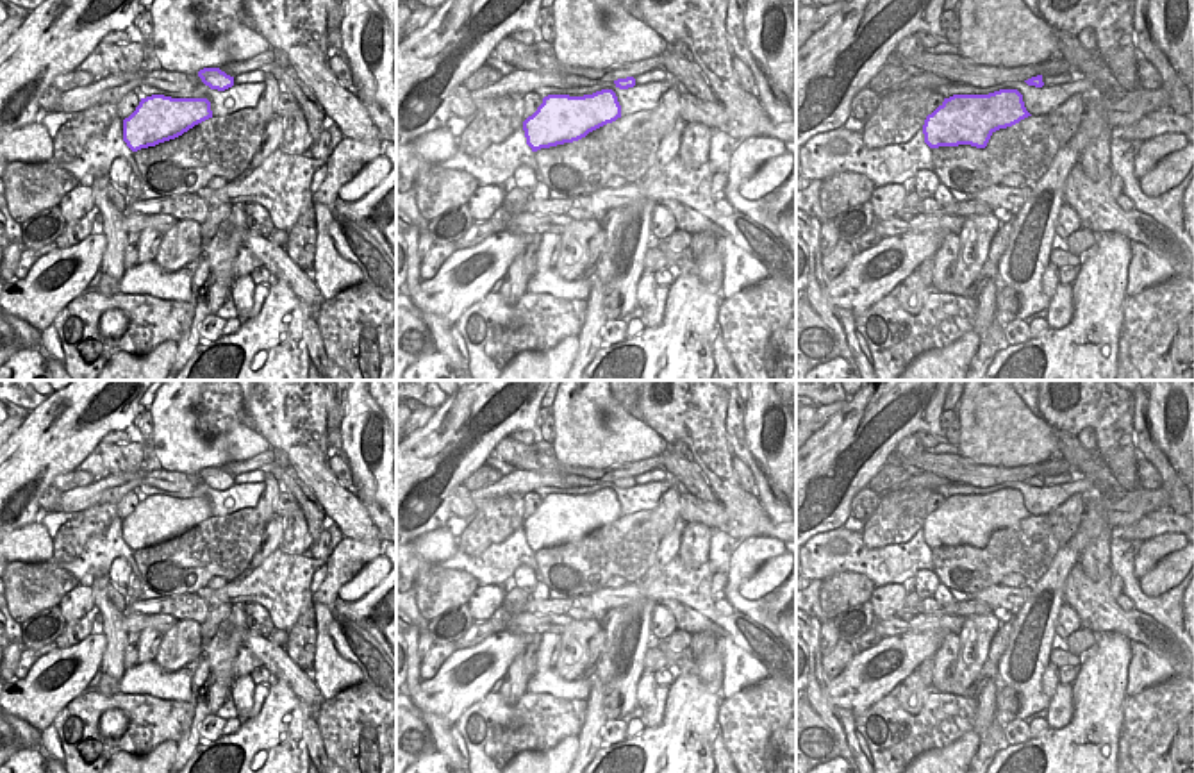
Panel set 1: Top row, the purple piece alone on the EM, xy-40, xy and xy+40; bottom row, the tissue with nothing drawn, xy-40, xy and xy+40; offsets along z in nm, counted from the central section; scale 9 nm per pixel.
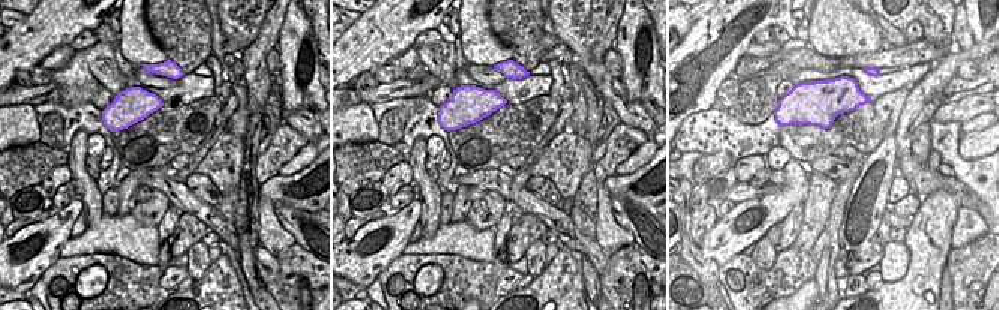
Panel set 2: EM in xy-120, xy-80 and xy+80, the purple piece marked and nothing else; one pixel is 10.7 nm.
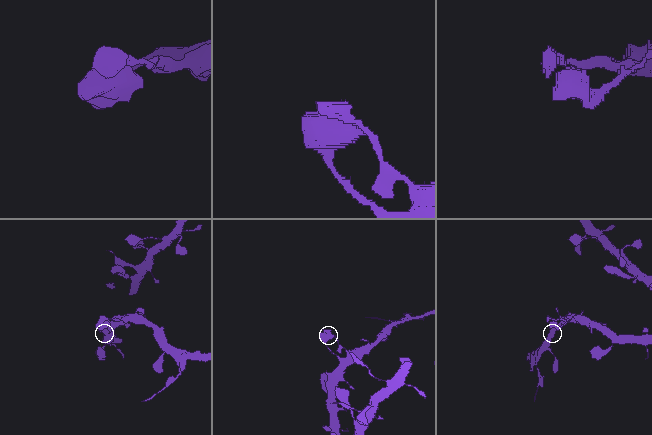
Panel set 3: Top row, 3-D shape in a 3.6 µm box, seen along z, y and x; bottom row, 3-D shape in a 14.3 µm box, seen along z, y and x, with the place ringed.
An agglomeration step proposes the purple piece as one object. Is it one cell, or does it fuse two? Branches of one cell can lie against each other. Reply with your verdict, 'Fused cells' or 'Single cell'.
Single cell

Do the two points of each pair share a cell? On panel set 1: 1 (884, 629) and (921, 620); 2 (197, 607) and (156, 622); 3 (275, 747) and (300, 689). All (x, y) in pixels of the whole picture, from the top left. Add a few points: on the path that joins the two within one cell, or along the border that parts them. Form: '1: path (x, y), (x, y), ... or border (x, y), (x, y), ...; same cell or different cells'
1: path (893, 625), (912, 623); same cell
2: border (132, 611), (165, 613), (177, 620); different cells
3: border (272, 682), (288, 686), (315, 716); different cells

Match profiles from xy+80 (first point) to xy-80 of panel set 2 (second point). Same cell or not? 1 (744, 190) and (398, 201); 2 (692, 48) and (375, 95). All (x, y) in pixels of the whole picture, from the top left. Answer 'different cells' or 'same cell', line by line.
1: different cells
2: different cells

